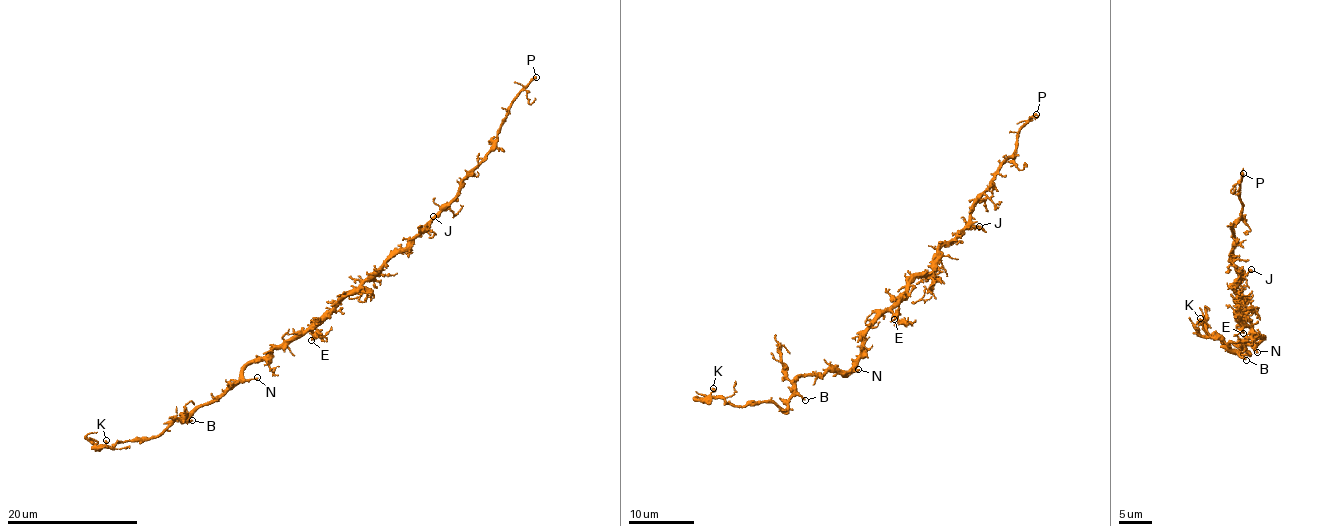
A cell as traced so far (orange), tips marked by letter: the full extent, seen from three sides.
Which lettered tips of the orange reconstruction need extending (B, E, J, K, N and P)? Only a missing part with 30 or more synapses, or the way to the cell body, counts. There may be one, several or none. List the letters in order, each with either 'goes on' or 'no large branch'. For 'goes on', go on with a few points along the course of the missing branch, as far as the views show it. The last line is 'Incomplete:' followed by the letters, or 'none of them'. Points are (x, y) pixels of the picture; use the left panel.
B: no large branch
E: no large branch
J: no large branch
K: no large branch
N: no large branch
P: goes on
Incomplete: P

